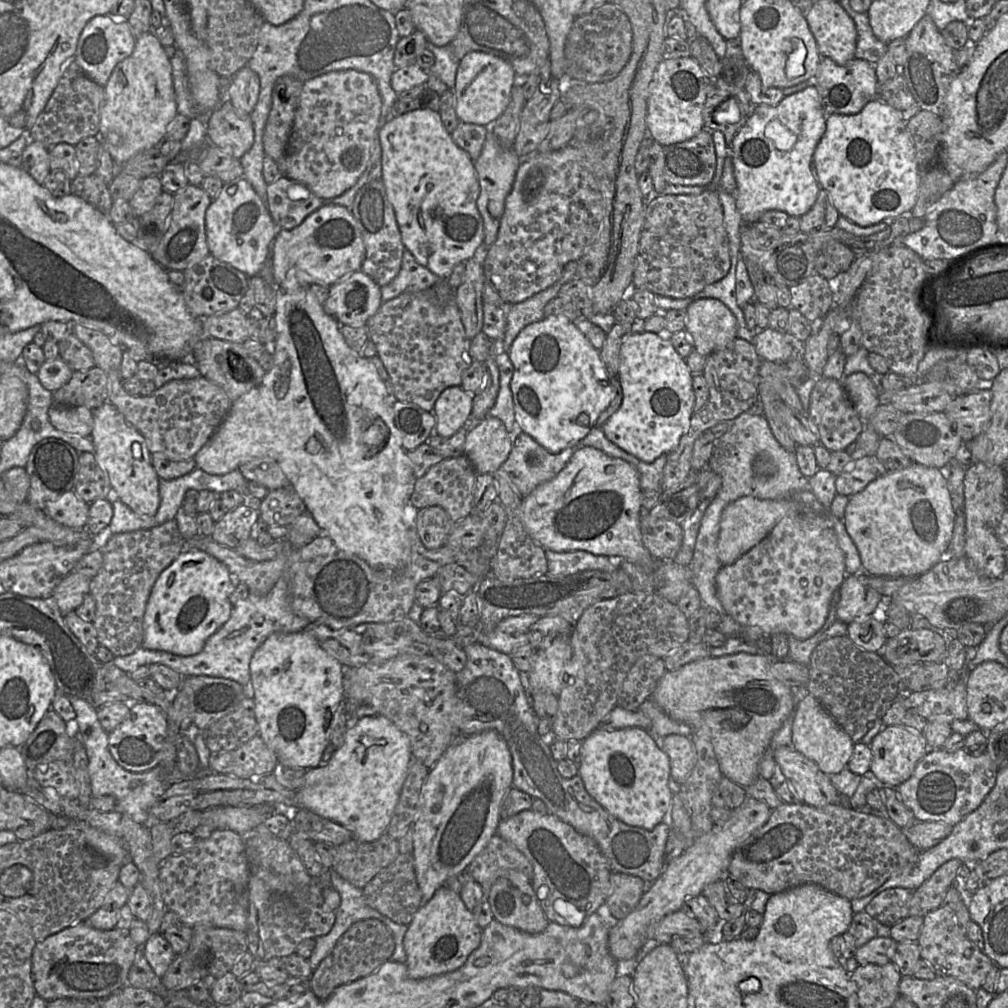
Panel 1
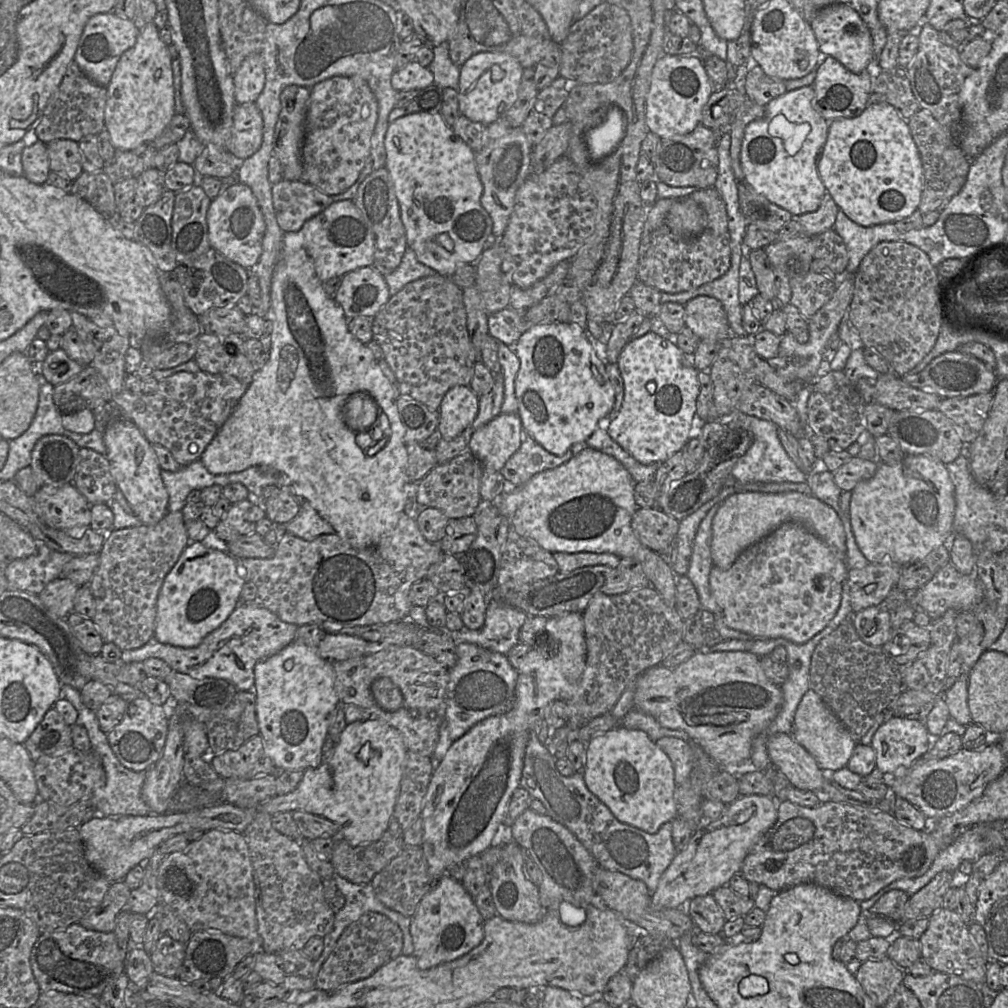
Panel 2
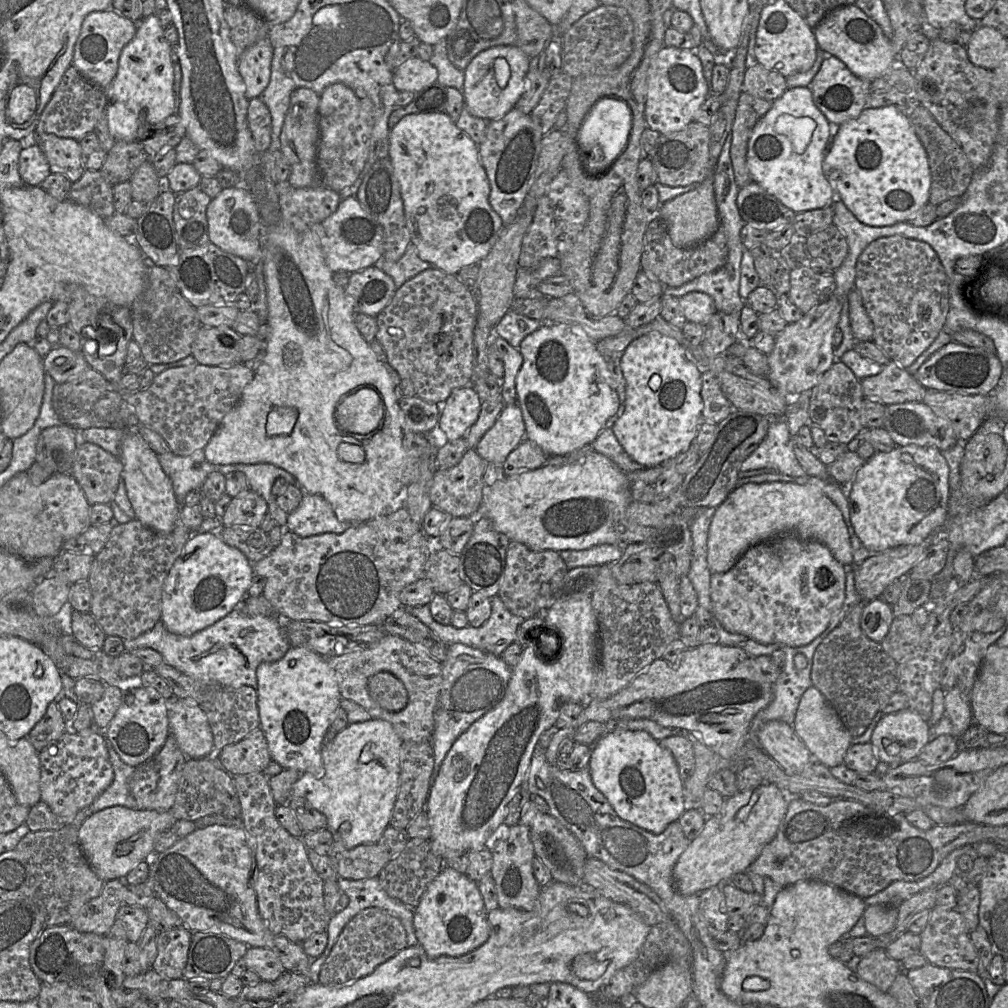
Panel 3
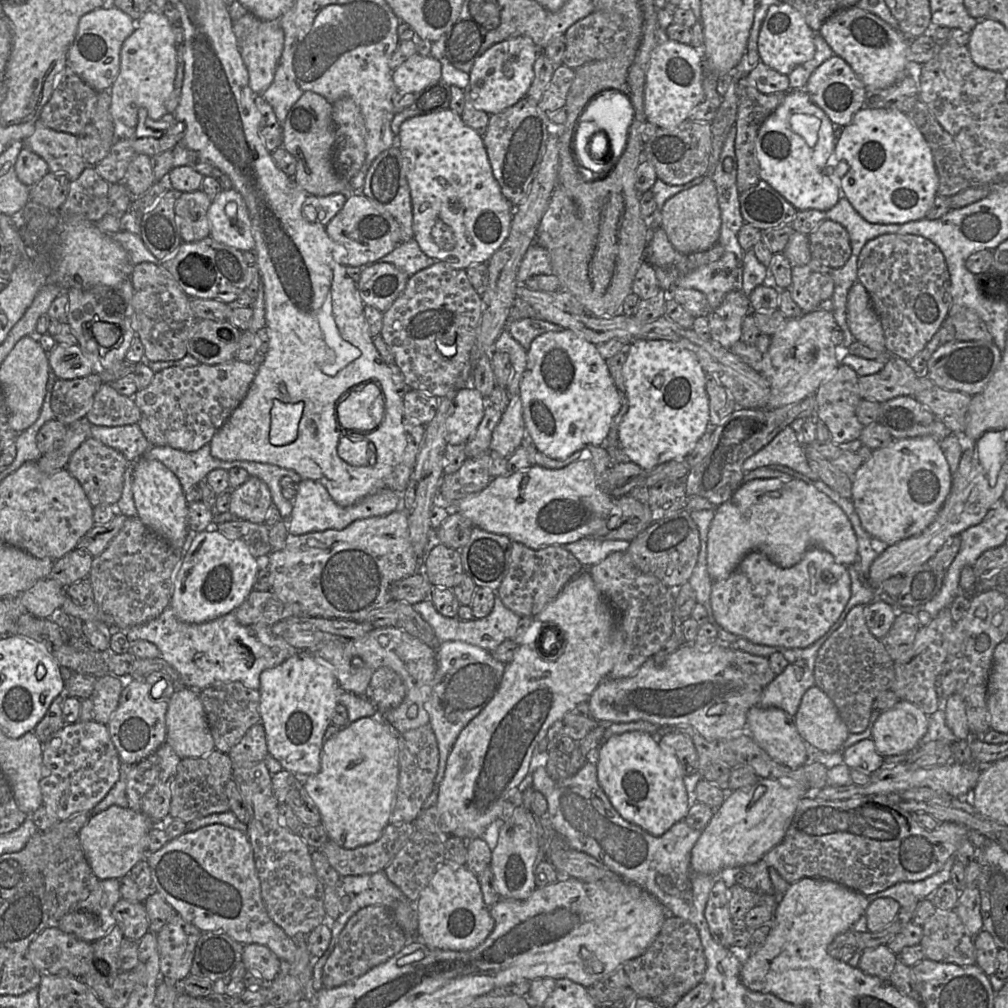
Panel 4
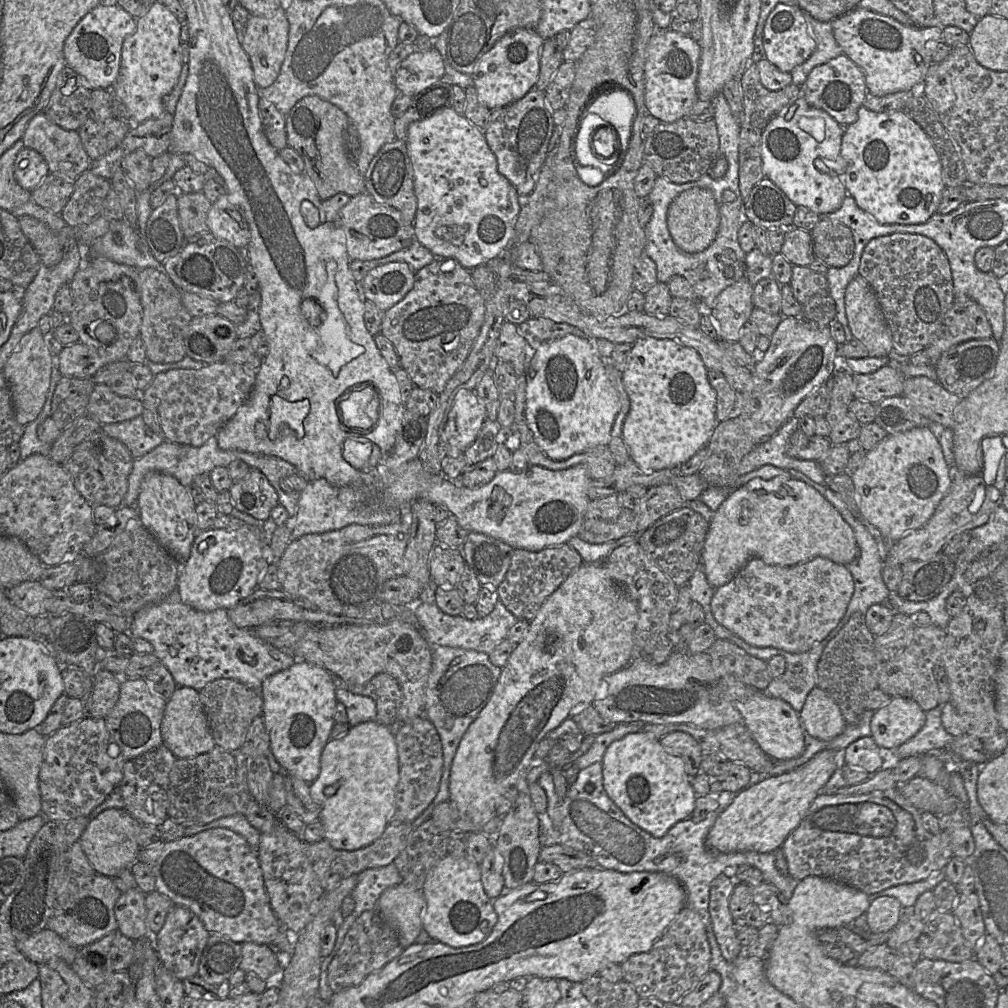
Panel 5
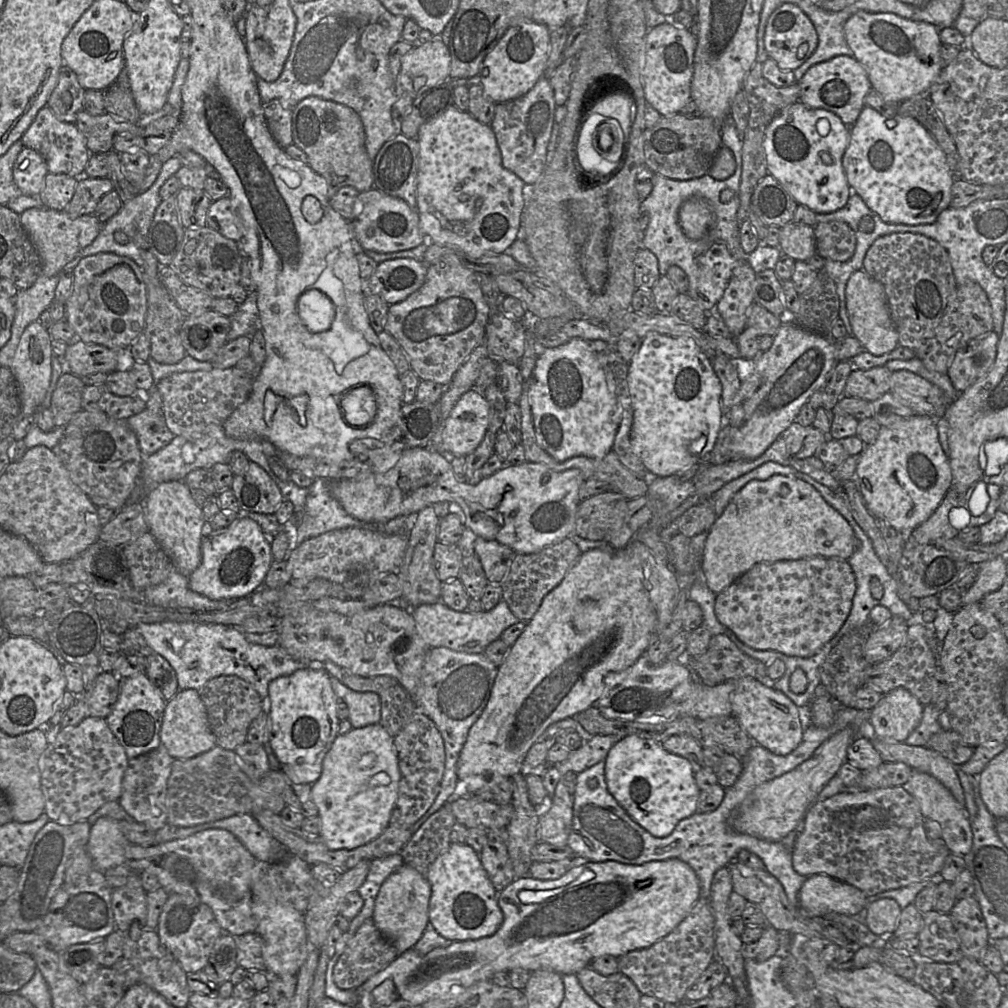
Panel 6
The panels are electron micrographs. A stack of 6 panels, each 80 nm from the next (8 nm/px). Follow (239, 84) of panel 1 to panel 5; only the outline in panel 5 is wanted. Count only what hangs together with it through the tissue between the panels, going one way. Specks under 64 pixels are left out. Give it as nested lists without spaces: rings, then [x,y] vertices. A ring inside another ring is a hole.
[[[280,7],[271,18],[250,15],[241,36],[241,45],[249,57],[253,69],[254,82],[258,88],[267,88],[279,75],[288,45],[289,23],[285,9]]]

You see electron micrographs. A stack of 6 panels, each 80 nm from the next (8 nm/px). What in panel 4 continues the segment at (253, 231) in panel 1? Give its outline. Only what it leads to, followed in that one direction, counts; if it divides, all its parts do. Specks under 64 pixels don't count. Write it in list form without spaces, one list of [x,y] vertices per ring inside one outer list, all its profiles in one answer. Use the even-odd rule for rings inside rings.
[[[222,190],[211,202],[207,217],[210,236],[215,241],[242,252],[254,250],[255,241],[249,211],[237,190]]]

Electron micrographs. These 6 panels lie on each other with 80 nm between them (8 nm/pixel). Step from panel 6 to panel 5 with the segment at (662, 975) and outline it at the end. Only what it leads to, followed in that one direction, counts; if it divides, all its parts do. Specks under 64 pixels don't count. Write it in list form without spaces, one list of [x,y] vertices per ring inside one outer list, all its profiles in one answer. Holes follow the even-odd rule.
[[[685,907],[651,950],[631,955],[620,966],[623,980],[633,986],[640,998],[656,998],[665,1004],[679,1004],[682,996],[710,970],[710,960],[706,925],[698,913]]]

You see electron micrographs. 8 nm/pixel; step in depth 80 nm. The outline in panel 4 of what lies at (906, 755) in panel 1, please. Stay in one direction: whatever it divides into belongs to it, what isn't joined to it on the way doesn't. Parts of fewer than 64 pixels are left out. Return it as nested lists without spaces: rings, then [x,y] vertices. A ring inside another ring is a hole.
[[[899,700],[893,708],[880,713],[871,739],[883,757],[908,754],[919,746],[928,725],[924,712],[906,700]]]

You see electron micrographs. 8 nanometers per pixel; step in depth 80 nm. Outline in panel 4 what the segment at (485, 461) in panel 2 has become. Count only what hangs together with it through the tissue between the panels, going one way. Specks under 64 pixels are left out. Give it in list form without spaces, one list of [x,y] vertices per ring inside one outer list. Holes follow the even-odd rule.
[[[520,384],[517,392],[510,396],[507,408],[492,433],[490,451],[495,451],[509,458],[522,445],[526,437],[526,426],[523,418],[523,408],[520,396]]]

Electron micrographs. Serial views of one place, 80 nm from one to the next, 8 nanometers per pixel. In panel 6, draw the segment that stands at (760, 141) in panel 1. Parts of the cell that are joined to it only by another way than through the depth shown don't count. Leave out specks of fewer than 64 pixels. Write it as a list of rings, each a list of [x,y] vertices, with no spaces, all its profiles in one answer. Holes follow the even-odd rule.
[[[799,100],[778,114],[766,130],[764,149],[768,174],[776,178],[798,204],[808,207],[817,214],[835,212],[843,208],[850,197],[850,185],[842,165],[842,157],[849,142],[850,127],[836,114],[825,109],[810,108]],[[822,153],[831,156],[831,164],[822,161]]]

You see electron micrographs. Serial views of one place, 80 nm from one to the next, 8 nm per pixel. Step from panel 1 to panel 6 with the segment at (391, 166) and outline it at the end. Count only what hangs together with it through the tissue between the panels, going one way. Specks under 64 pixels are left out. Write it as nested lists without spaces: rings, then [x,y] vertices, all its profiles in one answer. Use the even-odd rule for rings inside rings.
[[[452,105],[438,118],[421,125],[416,140],[419,144],[416,210],[419,214],[420,230],[428,241],[457,248],[472,258],[479,258],[486,254],[508,253],[509,247],[521,235],[521,214],[526,203],[526,196],[530,186],[526,186],[516,174],[503,167],[501,152],[491,126],[480,123],[467,110],[462,111]]]

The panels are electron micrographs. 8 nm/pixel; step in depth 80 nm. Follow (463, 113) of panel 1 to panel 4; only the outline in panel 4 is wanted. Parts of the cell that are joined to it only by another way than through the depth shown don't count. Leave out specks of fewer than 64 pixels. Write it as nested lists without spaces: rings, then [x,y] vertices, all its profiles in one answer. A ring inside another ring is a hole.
[[[517,36],[494,44],[473,64],[469,89],[473,105],[489,115],[498,114],[523,99],[534,78],[534,63],[540,48],[529,37]]]

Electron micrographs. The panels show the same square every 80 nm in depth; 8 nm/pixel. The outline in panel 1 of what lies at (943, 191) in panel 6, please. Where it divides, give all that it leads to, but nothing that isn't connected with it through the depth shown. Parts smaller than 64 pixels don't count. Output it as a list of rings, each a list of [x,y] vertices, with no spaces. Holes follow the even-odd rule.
[[[879,99],[871,100],[854,115],[827,116],[826,131],[815,149],[812,162],[820,187],[828,192],[839,214],[861,227],[908,215],[917,202],[920,173],[907,122],[896,109]]]

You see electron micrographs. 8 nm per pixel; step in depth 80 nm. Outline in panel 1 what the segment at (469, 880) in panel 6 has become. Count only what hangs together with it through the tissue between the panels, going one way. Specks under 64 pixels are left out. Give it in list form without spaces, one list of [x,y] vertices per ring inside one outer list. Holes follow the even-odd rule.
[[[440,887],[427,903],[421,905],[405,933],[403,946],[408,976],[422,979],[457,970],[479,946],[482,930],[459,893]]]

